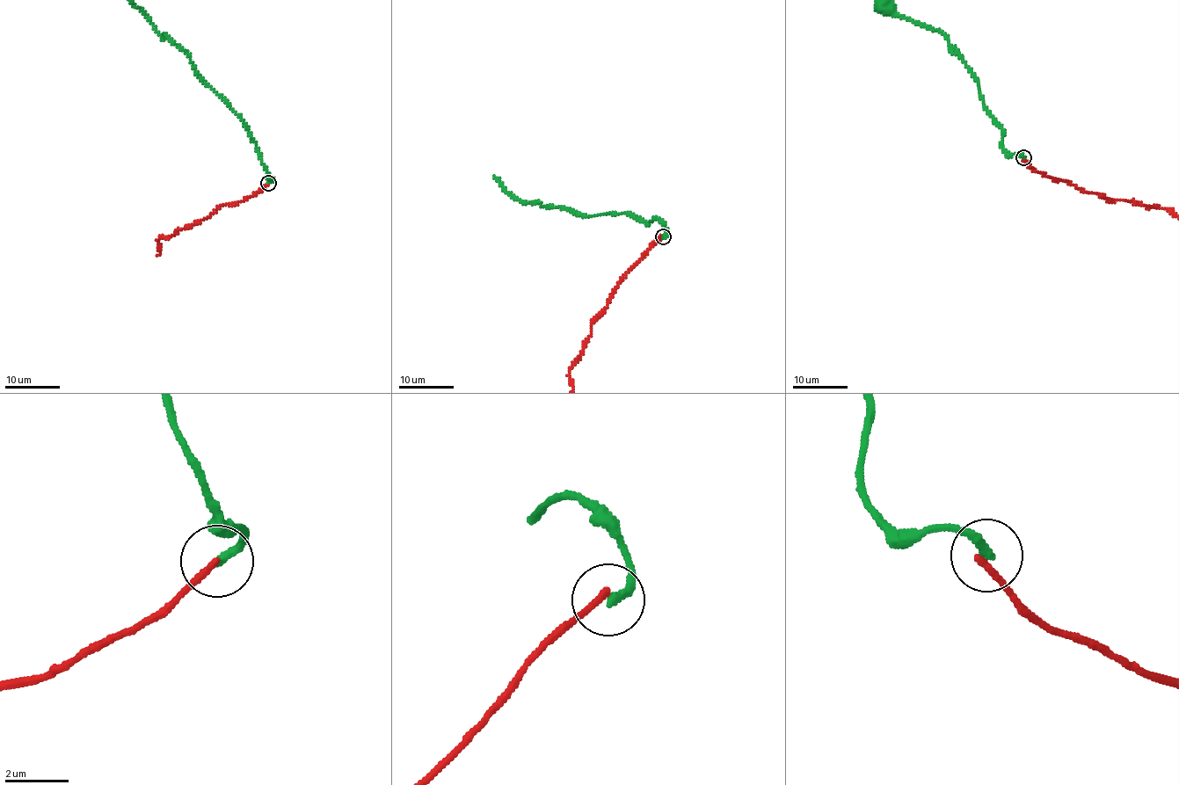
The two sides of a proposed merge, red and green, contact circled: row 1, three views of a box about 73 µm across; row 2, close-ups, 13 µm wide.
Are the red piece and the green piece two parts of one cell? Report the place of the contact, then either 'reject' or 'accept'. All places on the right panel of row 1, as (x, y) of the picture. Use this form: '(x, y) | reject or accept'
(1023, 157) | reject

